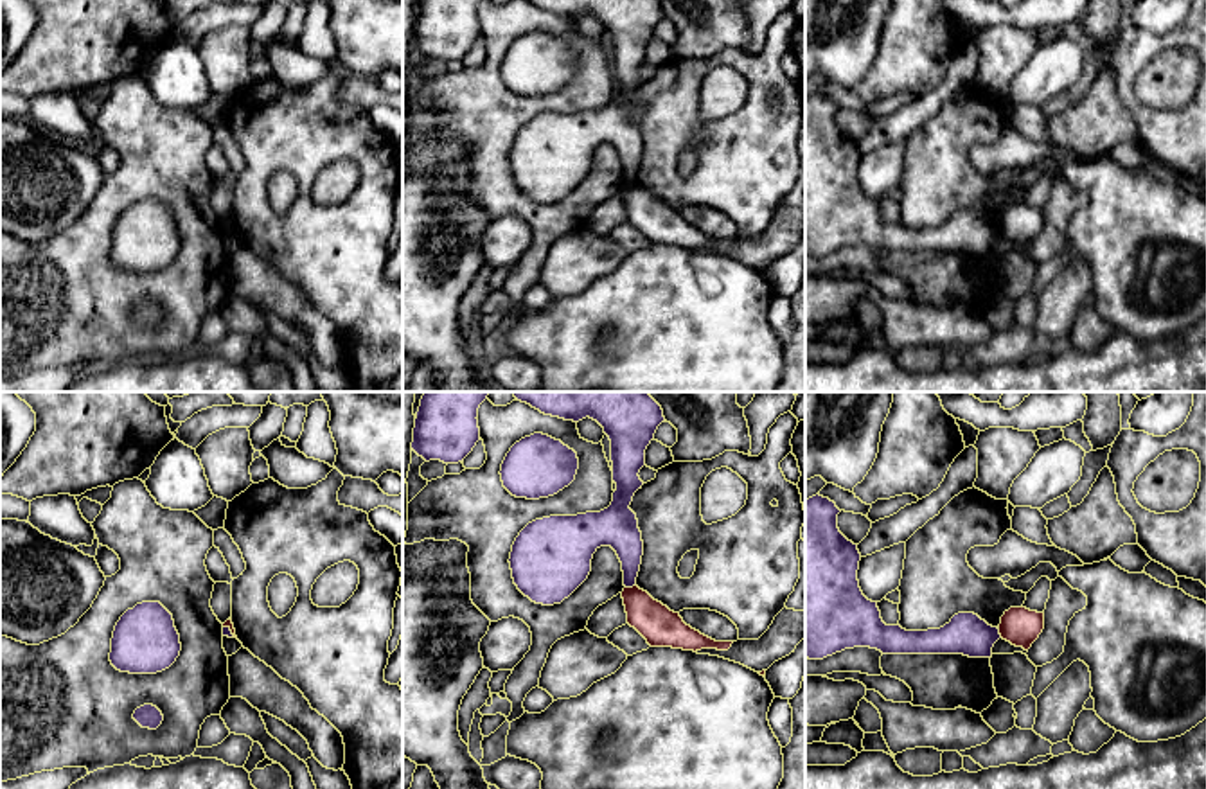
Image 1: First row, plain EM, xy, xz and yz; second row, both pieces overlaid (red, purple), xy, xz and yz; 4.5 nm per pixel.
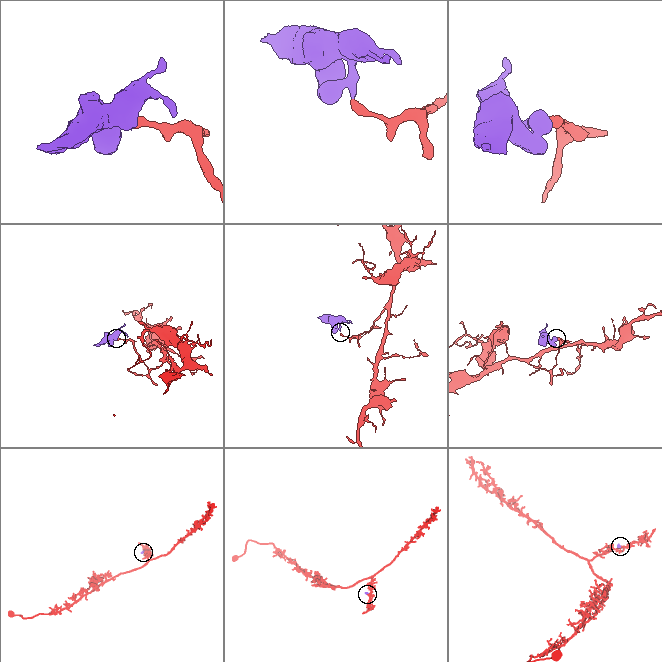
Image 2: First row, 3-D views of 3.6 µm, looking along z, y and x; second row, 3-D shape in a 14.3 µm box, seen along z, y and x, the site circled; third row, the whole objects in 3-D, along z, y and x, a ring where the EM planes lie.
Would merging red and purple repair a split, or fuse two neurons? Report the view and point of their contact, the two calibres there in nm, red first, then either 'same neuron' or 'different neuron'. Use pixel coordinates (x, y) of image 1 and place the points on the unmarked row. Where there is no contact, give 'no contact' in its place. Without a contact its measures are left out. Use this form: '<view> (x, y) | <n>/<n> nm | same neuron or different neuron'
xz (629, 186) | 180/160 nm | different neuron

